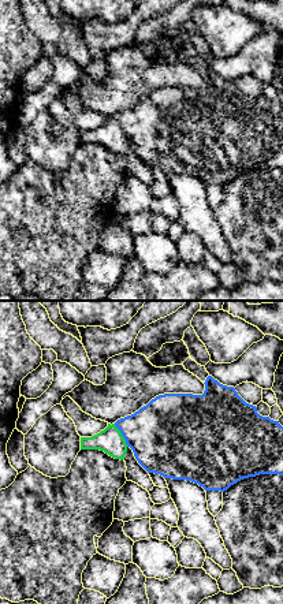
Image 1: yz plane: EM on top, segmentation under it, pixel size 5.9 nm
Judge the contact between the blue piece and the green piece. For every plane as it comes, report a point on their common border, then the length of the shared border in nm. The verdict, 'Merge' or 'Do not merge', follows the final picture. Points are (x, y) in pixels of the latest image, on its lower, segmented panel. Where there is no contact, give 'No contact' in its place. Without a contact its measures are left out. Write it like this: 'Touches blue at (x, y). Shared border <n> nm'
Touches blue at (122, 435). Shared border 160 nm

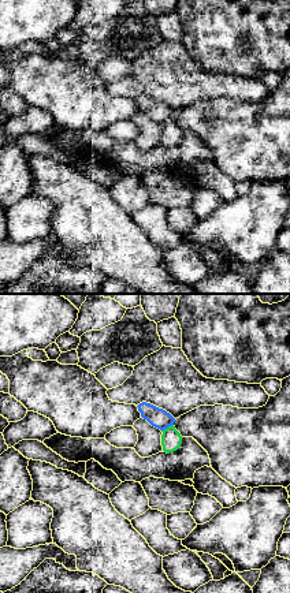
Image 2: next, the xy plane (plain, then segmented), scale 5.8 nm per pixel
Touches blue at (167, 426). Shared border 80 nm

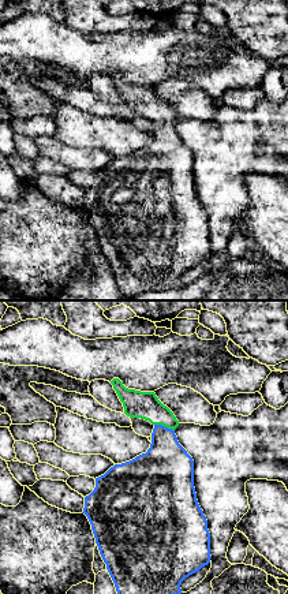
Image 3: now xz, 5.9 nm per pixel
Touches blue at (164, 426). Shared border 130 nm

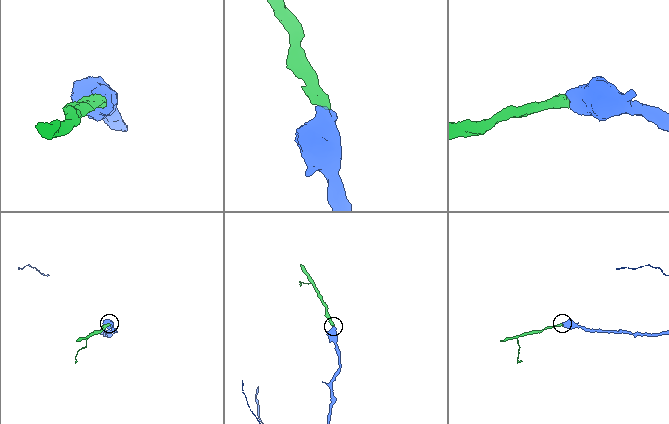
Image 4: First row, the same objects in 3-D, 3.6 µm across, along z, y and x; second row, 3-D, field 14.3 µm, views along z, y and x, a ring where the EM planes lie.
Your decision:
Merge

